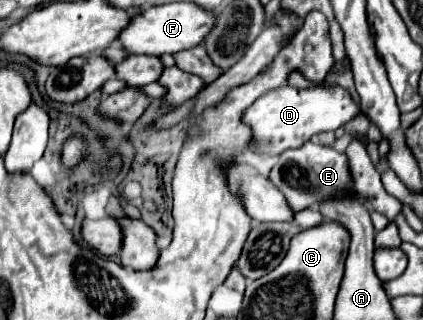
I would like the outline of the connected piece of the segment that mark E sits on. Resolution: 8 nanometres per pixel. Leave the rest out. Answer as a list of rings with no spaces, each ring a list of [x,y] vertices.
[[[307,141],[299,149],[283,151],[277,165],[271,169],[271,181],[287,197],[293,211],[319,207],[323,201],[335,197],[351,197],[351,195],[359,197],[359,193],[353,189],[347,155],[335,151],[333,147],[325,147],[313,141]]]

